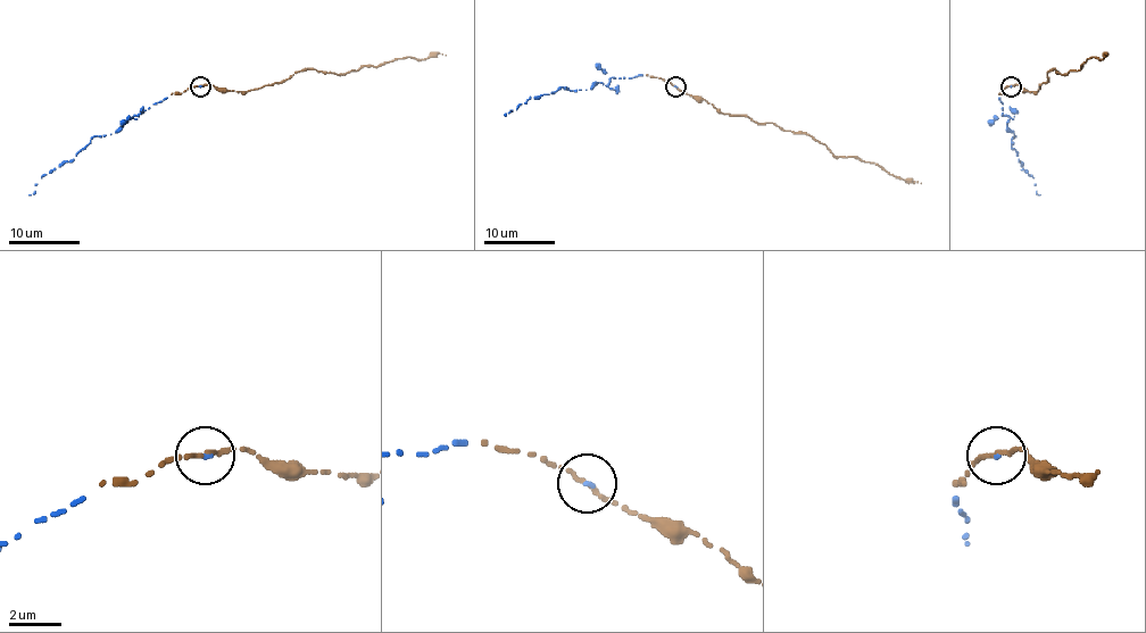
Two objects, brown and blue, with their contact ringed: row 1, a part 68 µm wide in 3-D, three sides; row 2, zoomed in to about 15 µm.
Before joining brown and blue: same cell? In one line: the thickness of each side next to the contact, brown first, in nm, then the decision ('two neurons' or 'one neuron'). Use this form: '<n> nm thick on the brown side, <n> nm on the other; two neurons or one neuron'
220 nm thick on the brown side, 110 nm on the other; one neuron

